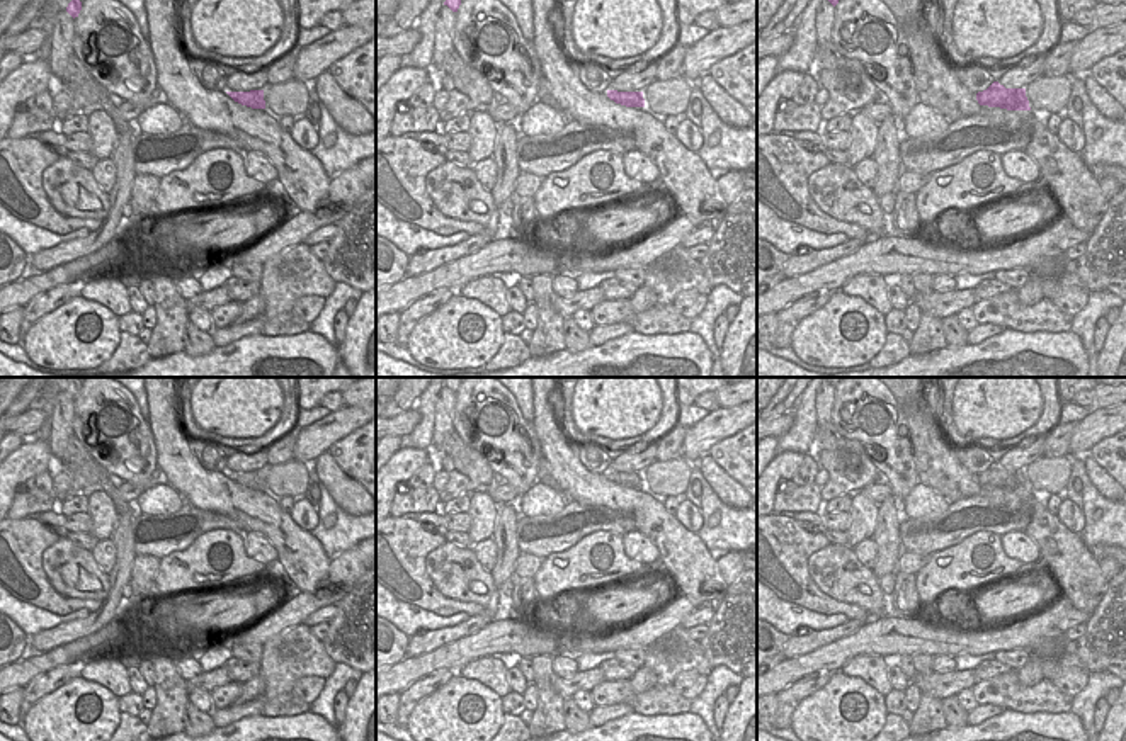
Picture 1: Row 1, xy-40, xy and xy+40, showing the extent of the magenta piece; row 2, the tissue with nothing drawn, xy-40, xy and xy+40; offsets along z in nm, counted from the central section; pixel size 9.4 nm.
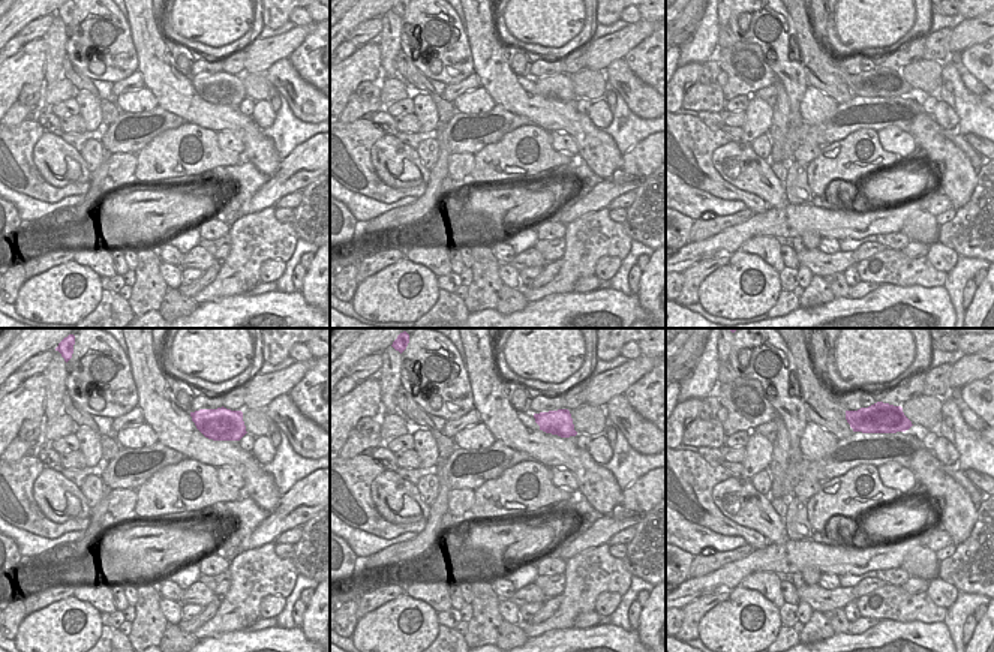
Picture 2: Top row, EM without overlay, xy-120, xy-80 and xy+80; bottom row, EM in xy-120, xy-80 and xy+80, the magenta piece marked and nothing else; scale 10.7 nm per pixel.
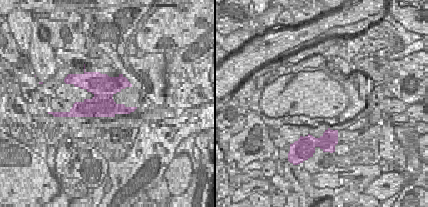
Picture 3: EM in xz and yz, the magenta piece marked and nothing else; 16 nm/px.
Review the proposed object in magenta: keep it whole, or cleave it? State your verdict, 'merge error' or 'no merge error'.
merge error

